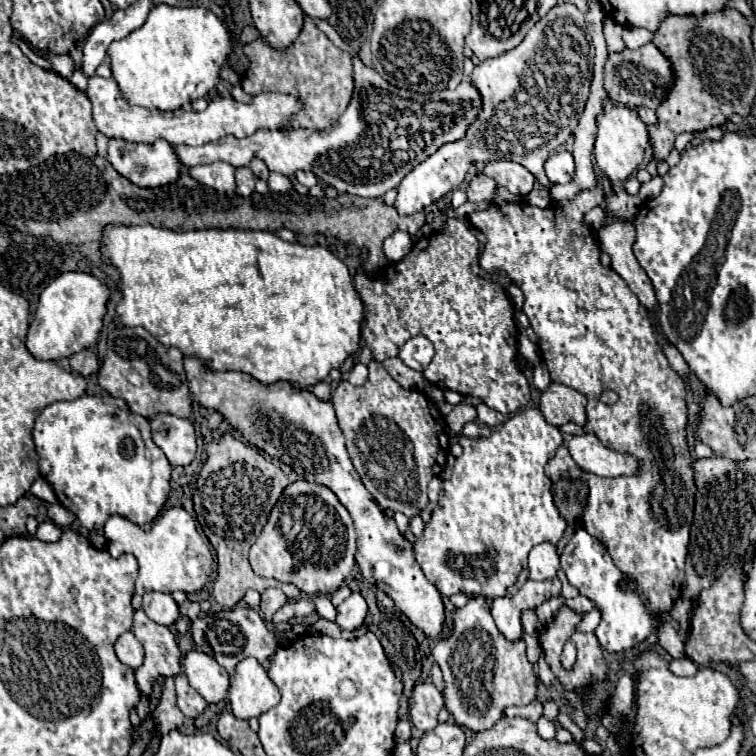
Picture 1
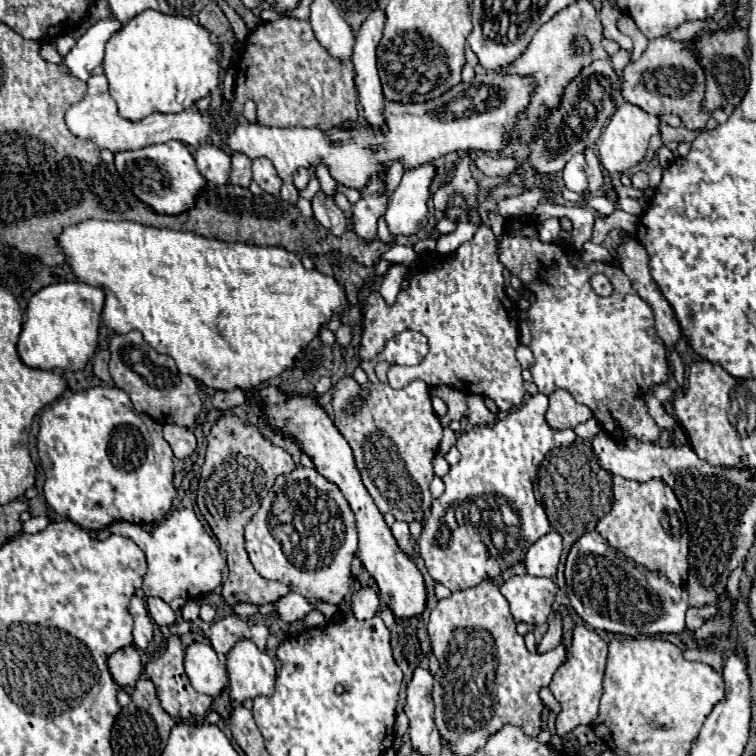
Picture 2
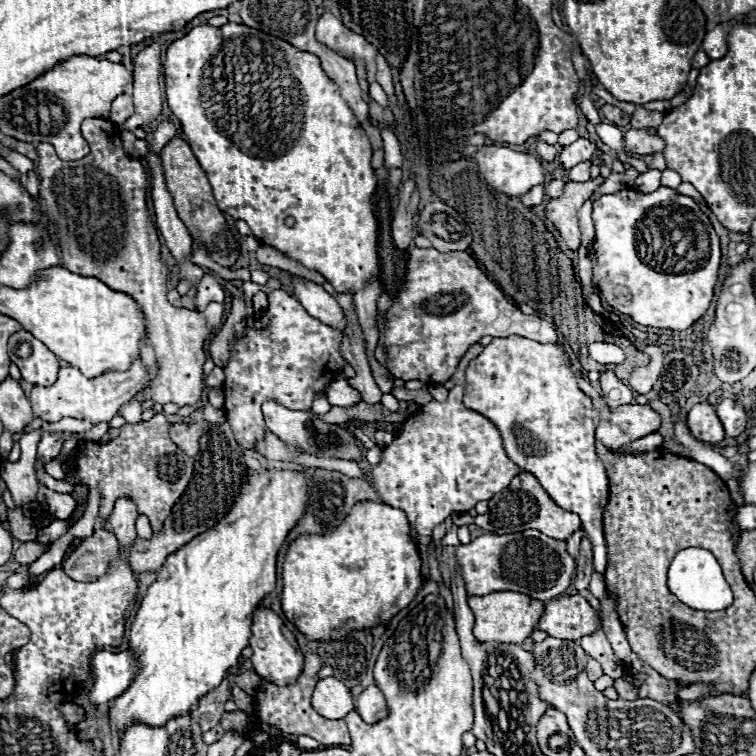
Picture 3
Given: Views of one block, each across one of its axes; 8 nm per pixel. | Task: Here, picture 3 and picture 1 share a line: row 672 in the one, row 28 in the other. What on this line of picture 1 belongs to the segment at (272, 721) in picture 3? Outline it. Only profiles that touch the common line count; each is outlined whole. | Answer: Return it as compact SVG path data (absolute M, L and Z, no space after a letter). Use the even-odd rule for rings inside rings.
M306 16L296 42L292 42L286 50L276 50L262 38L256 38L254 42L244 46L244 52L250 60L250 66L242 78L244 92L252 96L262 92L280 92L296 96L304 104L306 114L298 114L296 118L292 118L292 128L324 130L348 108L354 92L352 58L344 50L336 48L328 40L328 36L314 26L312 18Z

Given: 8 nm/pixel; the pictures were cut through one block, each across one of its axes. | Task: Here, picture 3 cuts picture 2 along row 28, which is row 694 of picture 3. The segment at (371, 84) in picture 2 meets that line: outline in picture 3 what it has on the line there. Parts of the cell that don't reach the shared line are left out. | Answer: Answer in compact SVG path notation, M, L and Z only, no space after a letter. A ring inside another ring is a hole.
M368 686L356 698L356 712L362 716L366 724L376 724L378 720L386 718L386 700L376 686Z

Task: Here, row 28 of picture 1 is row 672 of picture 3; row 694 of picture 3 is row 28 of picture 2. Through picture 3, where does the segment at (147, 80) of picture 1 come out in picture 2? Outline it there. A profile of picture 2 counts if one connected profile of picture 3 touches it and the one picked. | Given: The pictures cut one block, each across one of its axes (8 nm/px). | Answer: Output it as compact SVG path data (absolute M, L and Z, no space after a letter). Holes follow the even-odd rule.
M144 10L106 42L104 74L118 114L126 120L136 122L154 112L182 112L218 88L218 46L210 42L208 30L190 18Z

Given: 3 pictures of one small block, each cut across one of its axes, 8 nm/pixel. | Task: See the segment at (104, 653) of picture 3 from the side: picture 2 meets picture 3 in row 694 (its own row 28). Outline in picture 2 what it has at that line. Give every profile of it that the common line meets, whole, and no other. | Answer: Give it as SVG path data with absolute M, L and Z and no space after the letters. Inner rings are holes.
M110 18L96 22L78 42L76 46L62 58L62 66L68 70L68 74L76 76L78 80L86 82L96 66L102 64L104 56L104 44L110 40L114 32L122 28L122 22Z

